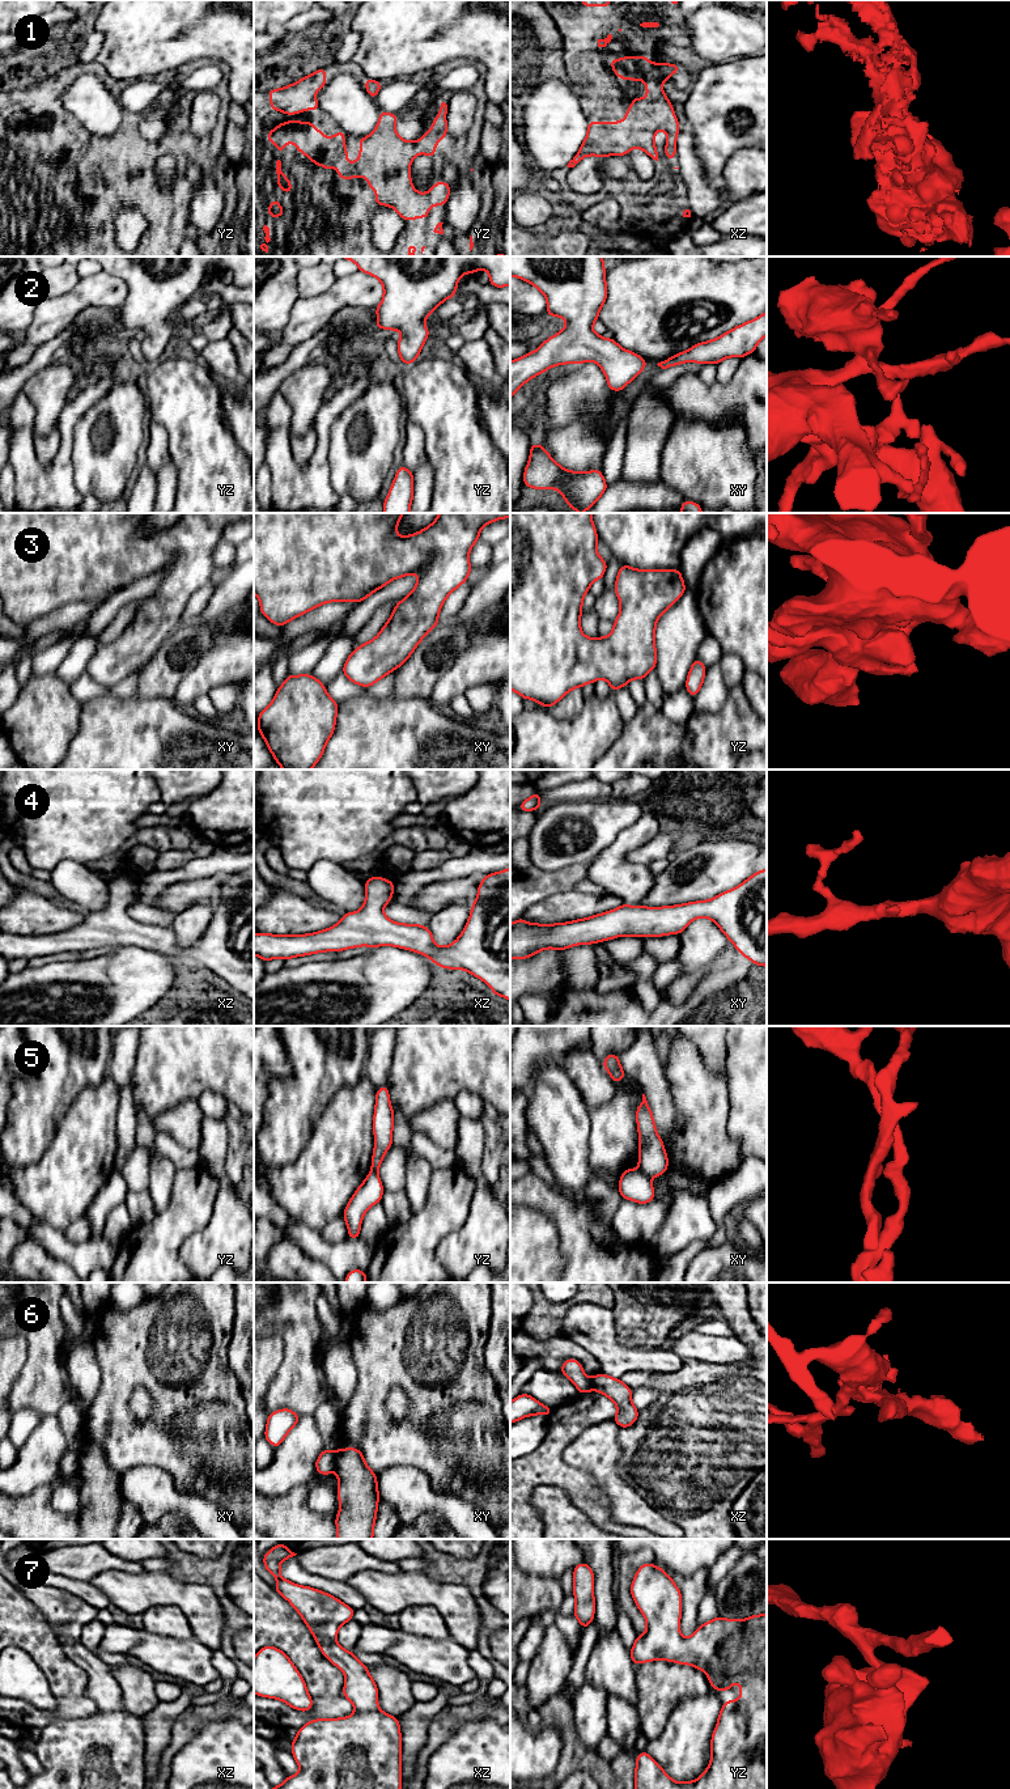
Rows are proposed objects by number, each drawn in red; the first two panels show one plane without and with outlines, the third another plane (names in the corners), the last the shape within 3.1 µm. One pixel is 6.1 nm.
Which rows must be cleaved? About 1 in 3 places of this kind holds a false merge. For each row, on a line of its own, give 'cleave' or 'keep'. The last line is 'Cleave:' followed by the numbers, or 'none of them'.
1: keep
2: keep
3: keep
4: keep
5: cleave
6: cleave
7: keep
Cleave: 5, 6

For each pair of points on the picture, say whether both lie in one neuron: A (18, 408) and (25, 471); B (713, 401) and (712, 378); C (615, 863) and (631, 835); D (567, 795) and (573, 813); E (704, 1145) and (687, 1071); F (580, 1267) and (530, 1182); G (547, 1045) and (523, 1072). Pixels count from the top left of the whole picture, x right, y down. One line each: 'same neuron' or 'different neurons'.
A: different neurons
B: different neurons
C: same neuron
D: different neurons
E: same neuron
F: same neuron
G: same neuron

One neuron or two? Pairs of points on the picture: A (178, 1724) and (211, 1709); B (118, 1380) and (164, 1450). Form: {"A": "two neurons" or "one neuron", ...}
{"A": "one neuron", "B": "one neuron"}

